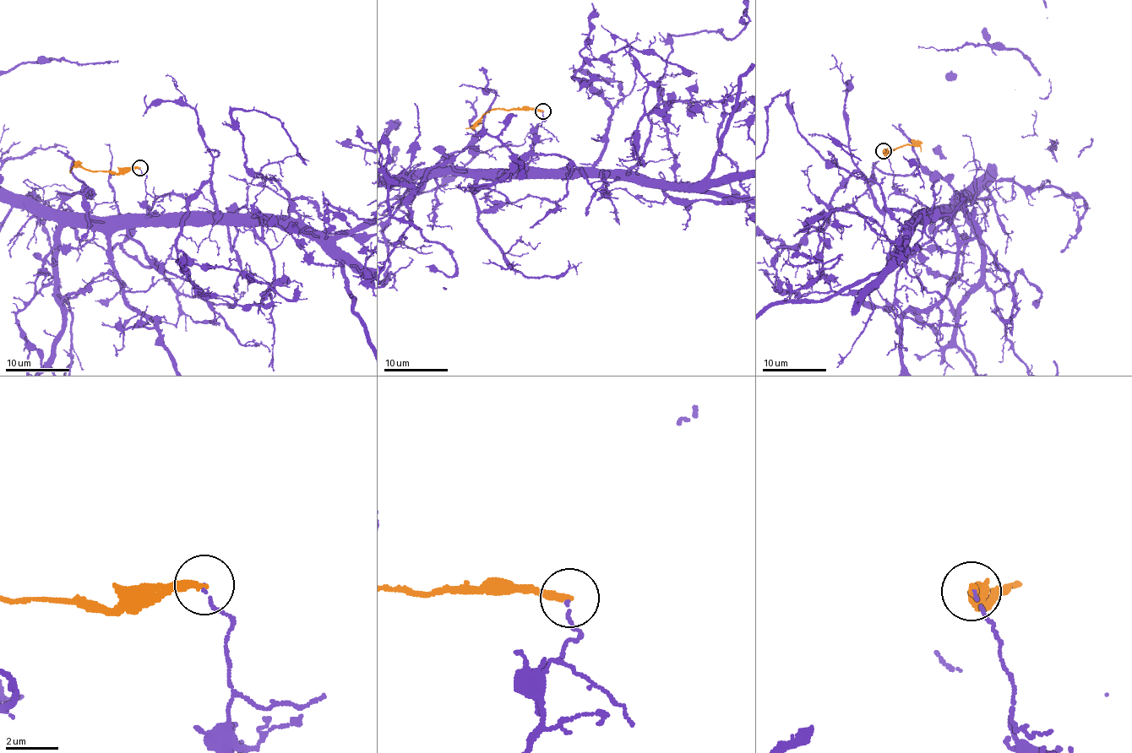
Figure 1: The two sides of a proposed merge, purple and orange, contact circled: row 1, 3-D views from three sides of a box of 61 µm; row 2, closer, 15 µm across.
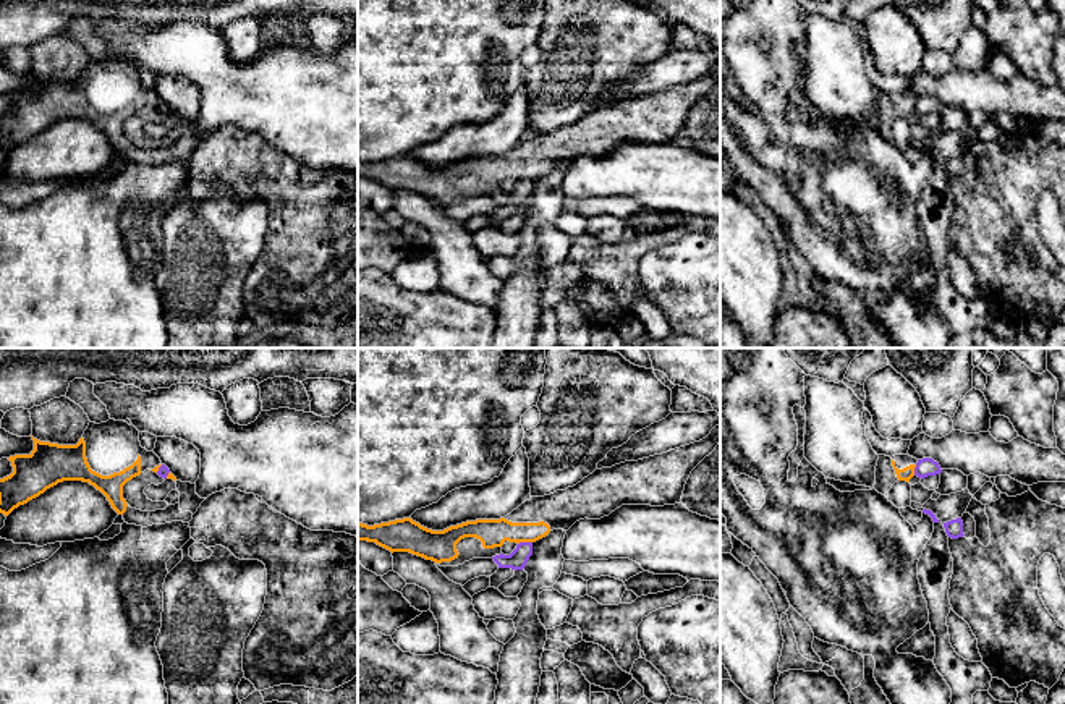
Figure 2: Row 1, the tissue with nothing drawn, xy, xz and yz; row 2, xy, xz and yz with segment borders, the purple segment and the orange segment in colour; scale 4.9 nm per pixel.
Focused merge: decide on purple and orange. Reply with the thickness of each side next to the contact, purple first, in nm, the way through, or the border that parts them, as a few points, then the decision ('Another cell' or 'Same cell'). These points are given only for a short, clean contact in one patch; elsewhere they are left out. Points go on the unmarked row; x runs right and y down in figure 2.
Thickness 100 nm (purple) against 140 nm. Another cell

